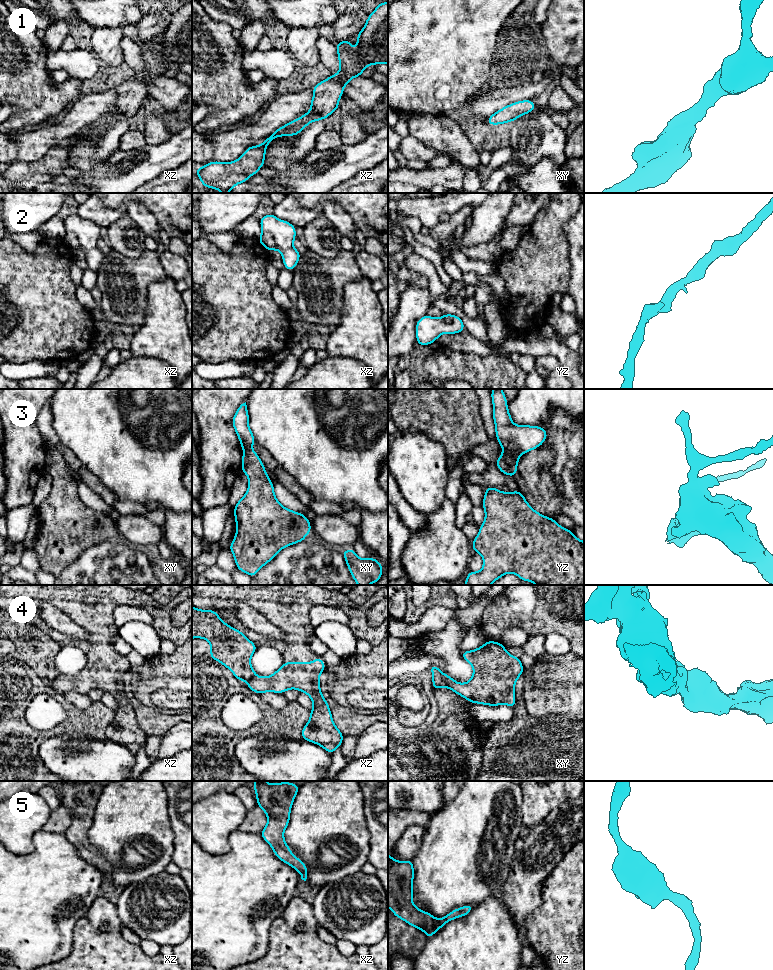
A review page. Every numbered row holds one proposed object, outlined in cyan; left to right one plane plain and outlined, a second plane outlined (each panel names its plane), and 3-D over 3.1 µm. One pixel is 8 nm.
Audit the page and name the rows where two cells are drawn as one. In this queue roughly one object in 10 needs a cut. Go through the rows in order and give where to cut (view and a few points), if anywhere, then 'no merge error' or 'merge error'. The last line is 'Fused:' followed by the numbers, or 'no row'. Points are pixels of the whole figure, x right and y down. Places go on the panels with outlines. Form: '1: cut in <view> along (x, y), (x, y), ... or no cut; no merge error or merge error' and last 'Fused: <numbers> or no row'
1: no cut; no merge error
2: no cut; no merge error
3: cut in yz along (503, 449), (517, 451), (520, 454); merge error
4: cut in xy along (442, 673), (443, 680), (450, 688); merge error
5: no cut; no merge error
Fused: 3, 4

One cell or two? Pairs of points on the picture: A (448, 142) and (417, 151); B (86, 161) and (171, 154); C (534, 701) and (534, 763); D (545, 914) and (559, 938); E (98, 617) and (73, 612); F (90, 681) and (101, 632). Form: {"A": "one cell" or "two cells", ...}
{"A": "two cells", "B": "two cells", "C": "two cells", "D": "one cell", "E": "one cell", "F": "one cell"}

